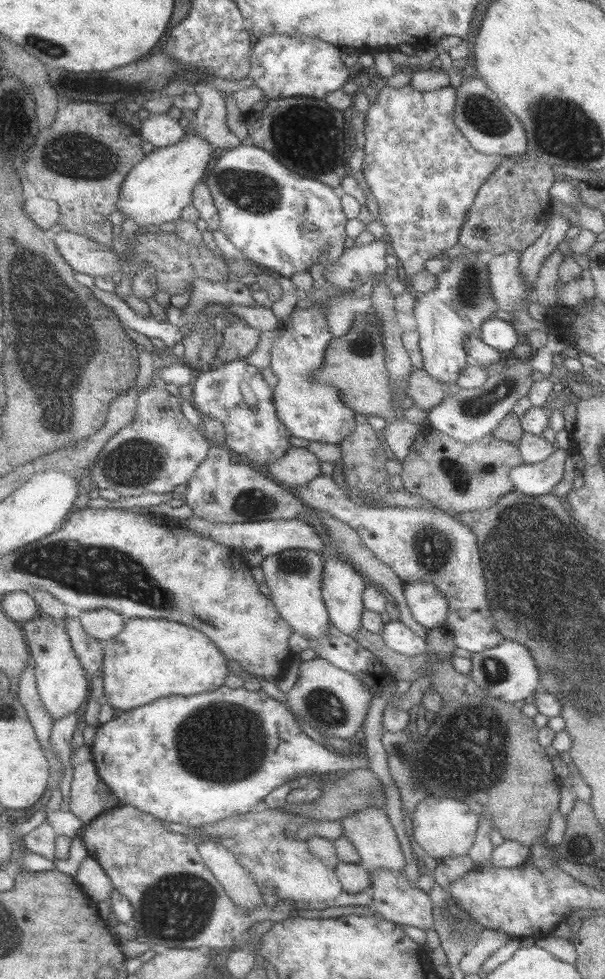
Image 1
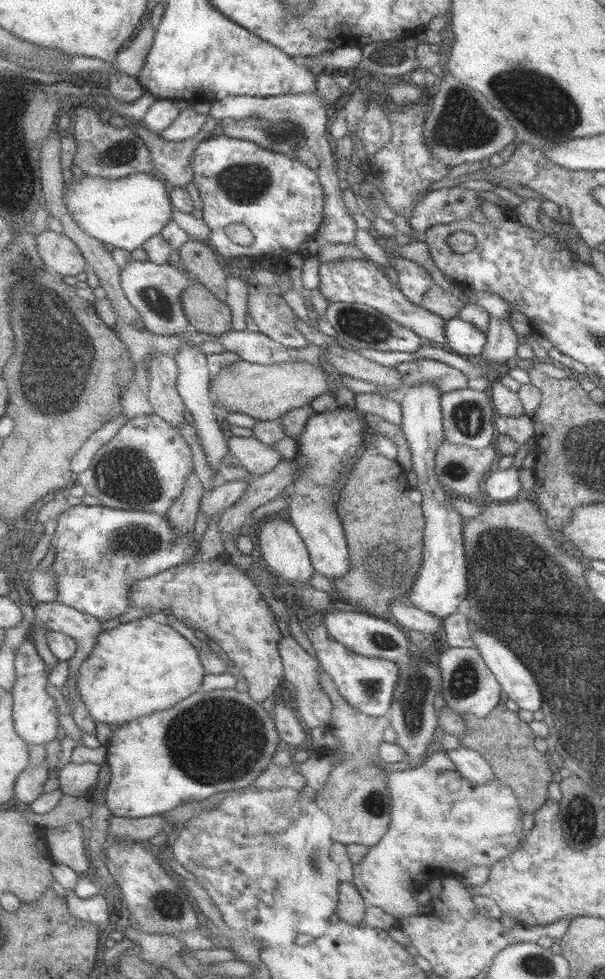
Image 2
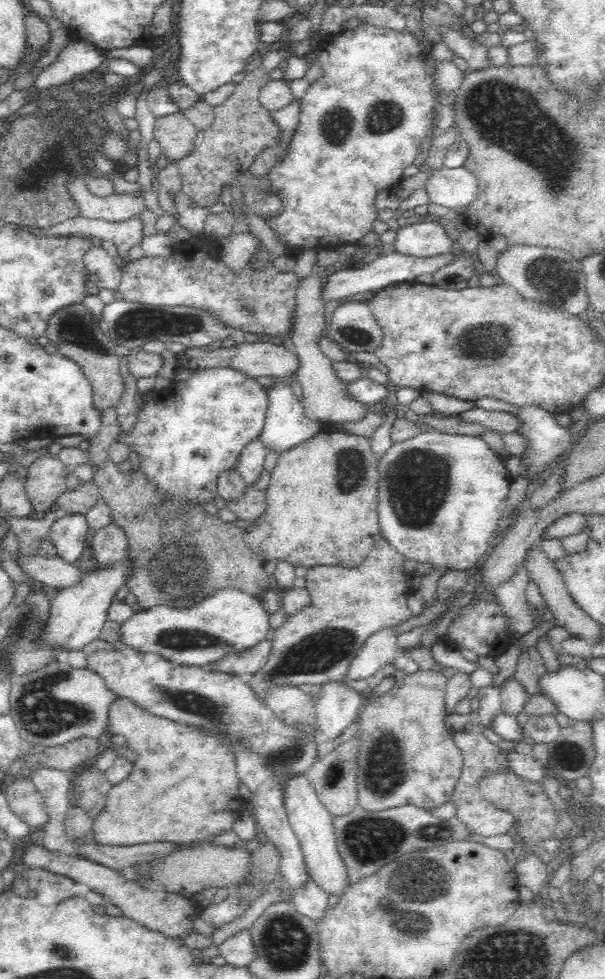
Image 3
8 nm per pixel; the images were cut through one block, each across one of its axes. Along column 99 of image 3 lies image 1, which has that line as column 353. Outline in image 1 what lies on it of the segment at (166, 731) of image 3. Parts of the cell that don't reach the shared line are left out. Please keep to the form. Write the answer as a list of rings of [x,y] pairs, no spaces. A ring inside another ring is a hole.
[[[372,806],[372,808],[360,810],[358,814],[342,818],[340,824],[344,828],[344,837],[348,837],[356,843],[362,854],[363,863],[371,870],[390,868],[390,870],[398,870],[398,872],[404,873],[404,868],[408,866],[408,860],[406,860],[402,842],[398,838],[398,832],[392,825],[386,808]]]

